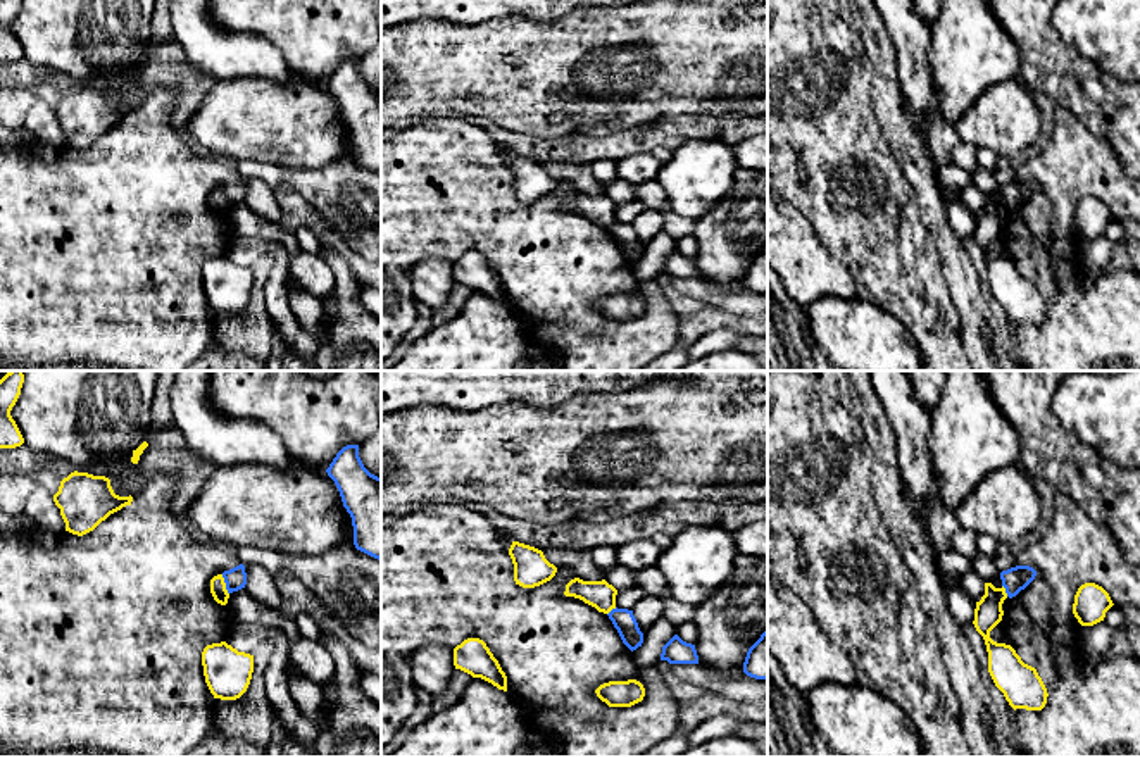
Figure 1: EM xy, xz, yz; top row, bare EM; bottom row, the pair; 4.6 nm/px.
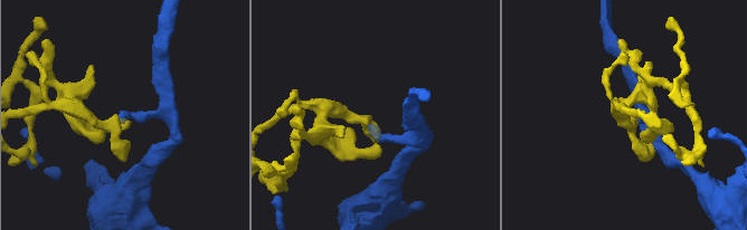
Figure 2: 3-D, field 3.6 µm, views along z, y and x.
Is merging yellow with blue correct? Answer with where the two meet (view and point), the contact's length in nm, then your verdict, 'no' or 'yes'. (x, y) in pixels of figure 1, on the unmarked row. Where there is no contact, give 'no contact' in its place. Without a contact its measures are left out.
xy (225, 199) | 100 nm | no

